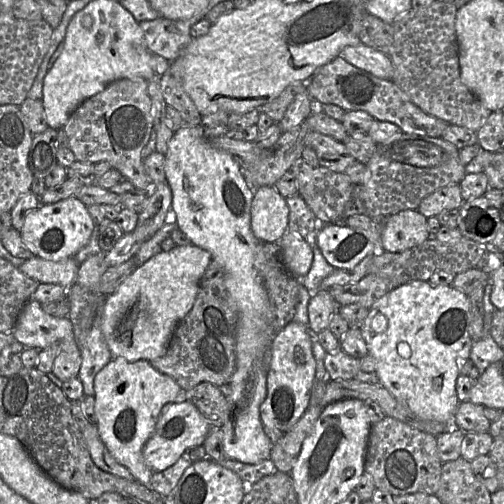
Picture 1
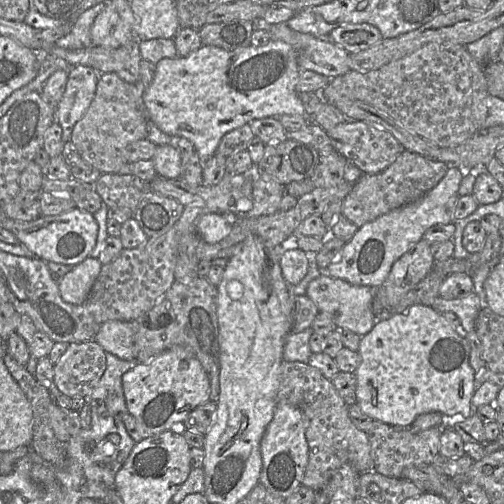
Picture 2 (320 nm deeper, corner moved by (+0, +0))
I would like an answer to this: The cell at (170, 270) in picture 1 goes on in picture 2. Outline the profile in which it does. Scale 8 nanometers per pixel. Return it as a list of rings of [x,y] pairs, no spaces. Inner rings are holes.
[[[112,320],[102,323],[94,341],[105,352],[123,360],[135,361],[134,330],[131,322]]]

